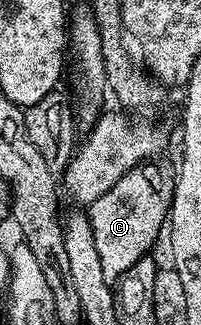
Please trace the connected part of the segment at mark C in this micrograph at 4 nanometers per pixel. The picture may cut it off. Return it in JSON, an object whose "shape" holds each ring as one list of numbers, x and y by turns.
{"shape":[[142,162,132,168,107,194,88,205,87,215,95,234,95,250,99,250,99,262,103,262,103,278,111,282,121,279,121,275,139,258,150,255,157,235,162,235,167,224,169,209,173,206,175,187,174,169,167,165]]}

